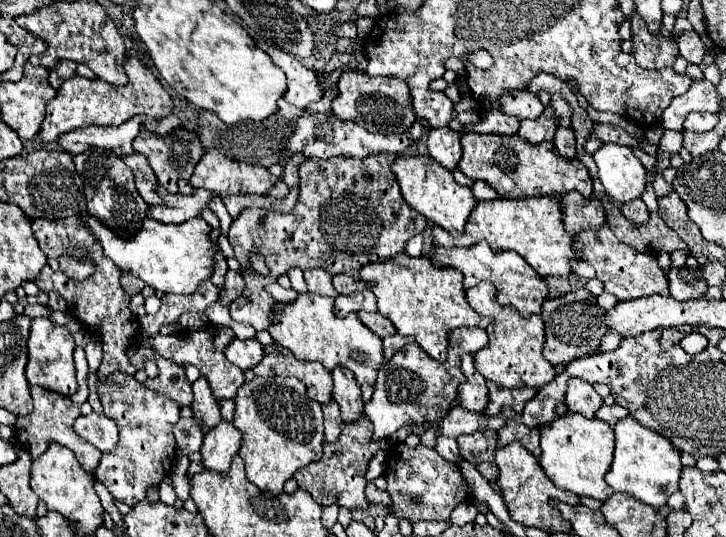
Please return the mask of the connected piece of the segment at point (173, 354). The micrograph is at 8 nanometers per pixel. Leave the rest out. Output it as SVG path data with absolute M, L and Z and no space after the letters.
M206 327L200 331L182 331L182 333L174 333L174 335L156 335L152 339L154 349L160 351L162 357L178 363L178 365L196 365L200 369L200 373L208 379L210 389L214 393L216 399L234 399L236 397L236 389L244 383L244 371L234 367L226 357L224 357L224 347L226 343L230 343L234 339L232 329L228 327Z

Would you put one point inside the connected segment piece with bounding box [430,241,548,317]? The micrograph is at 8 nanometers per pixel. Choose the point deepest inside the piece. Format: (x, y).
(516, 285)

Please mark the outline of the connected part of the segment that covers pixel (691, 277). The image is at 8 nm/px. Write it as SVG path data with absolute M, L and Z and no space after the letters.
M672 267L668 273L668 281L670 281L670 295L678 301L704 297L708 289L698 269L690 269L690 267L678 267L678 269Z

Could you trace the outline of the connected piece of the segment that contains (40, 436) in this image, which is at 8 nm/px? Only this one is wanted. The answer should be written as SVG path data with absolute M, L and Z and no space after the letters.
M30 387L32 399L34 399L34 411L28 417L18 417L16 419L16 441L30 453L32 459L36 459L42 451L46 451L46 441L56 441L60 445L66 445L68 449L74 451L74 455L78 457L80 465L84 469L94 471L100 463L100 451L94 451L94 447L90 447L90 443L78 439L78 435L74 433L74 421L80 417L80 407L66 395L58 395L56 391L46 391L44 387Z

